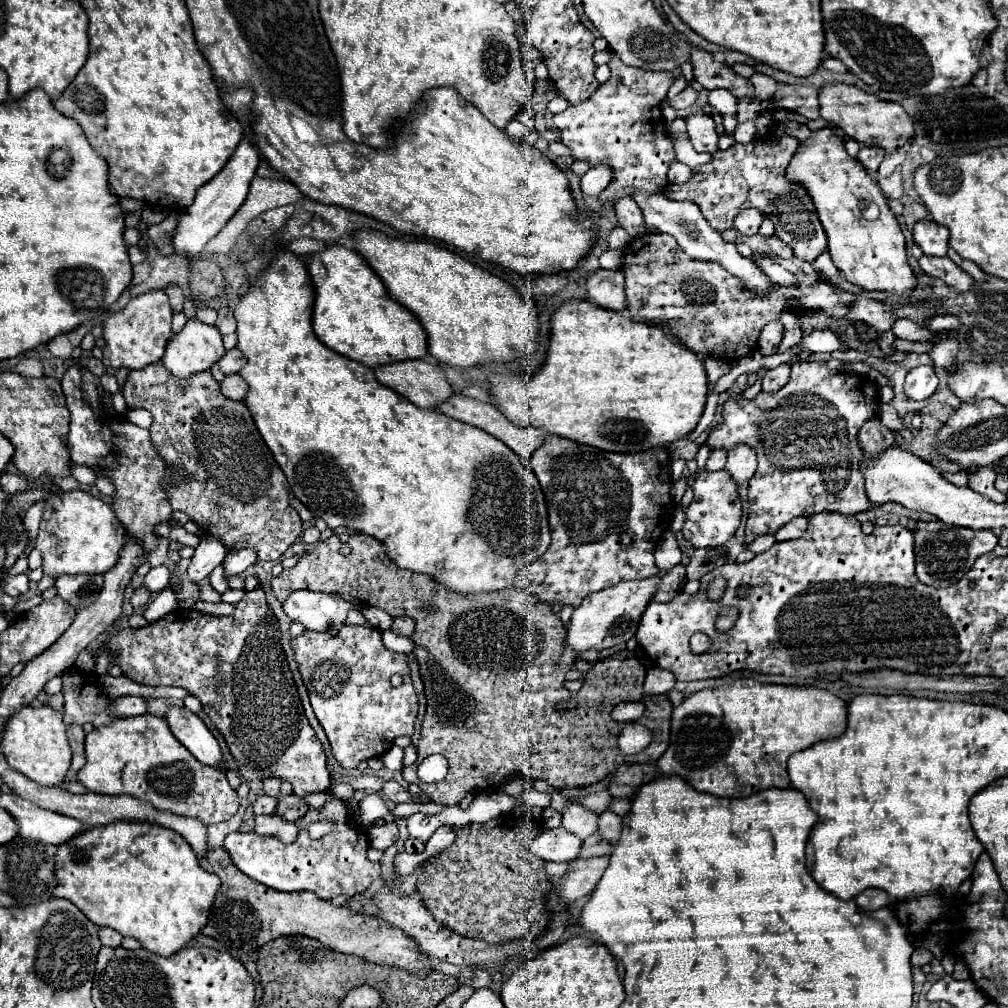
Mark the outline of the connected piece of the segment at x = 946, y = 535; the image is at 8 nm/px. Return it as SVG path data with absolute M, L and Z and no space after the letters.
M917 520L917 526L913 530L915 534L915 566L917 566L917 578L933 588L947 588L961 580L973 566L973 562L989 554L997 546L997 536L993 530L971 530L971 528L951 528L945 526L941 520L923 522Z

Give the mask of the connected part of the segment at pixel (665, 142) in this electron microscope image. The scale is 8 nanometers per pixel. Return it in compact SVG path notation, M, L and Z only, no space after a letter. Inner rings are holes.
M611 52L609 68L611 78L589 100L553 116L553 126L559 130L561 142L571 148L575 160L583 158L591 166L605 162L613 168L615 180L601 192L601 202L631 196L635 190L659 192L667 184L667 170L675 158L673 142L661 118L661 100L673 84L673 74L625 66L615 52Z

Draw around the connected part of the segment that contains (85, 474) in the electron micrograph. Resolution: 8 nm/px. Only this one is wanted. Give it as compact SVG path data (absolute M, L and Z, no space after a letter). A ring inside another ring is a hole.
M72 461L70 466L71 474L73 474L73 478L75 478L77 482L81 482L81 484L93 484L93 482L95 482L95 478L97 478L97 476L95 476L95 470L93 470L93 468L77 465Z

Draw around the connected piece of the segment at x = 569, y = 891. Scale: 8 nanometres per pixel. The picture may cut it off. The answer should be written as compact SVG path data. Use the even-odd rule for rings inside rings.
M597 856L571 862L567 876L559 880L563 900L571 904L583 896L589 896L605 872L607 860L609 856Z

